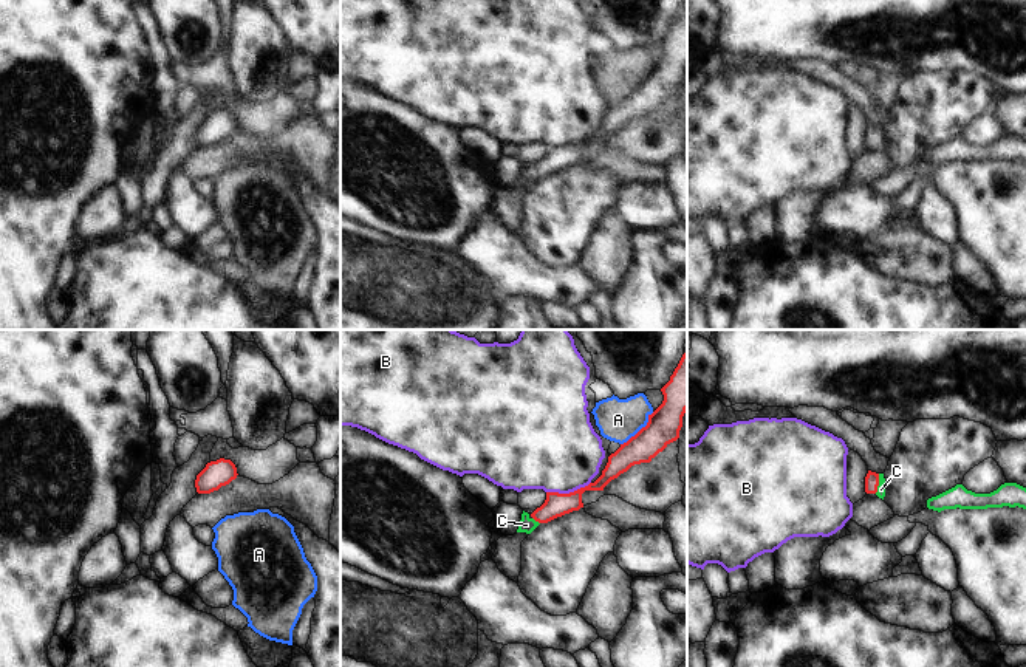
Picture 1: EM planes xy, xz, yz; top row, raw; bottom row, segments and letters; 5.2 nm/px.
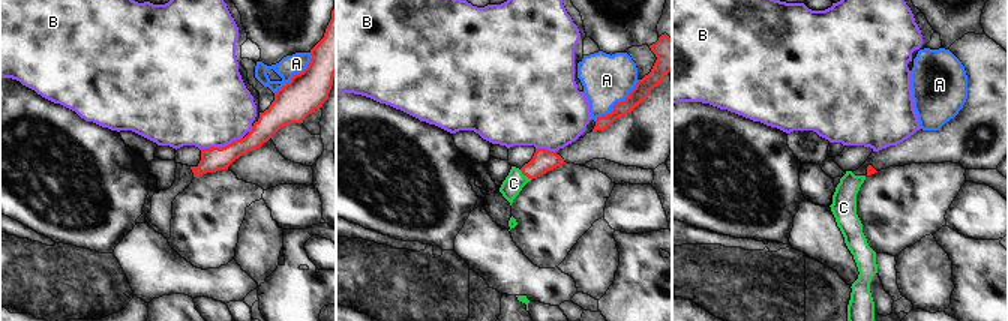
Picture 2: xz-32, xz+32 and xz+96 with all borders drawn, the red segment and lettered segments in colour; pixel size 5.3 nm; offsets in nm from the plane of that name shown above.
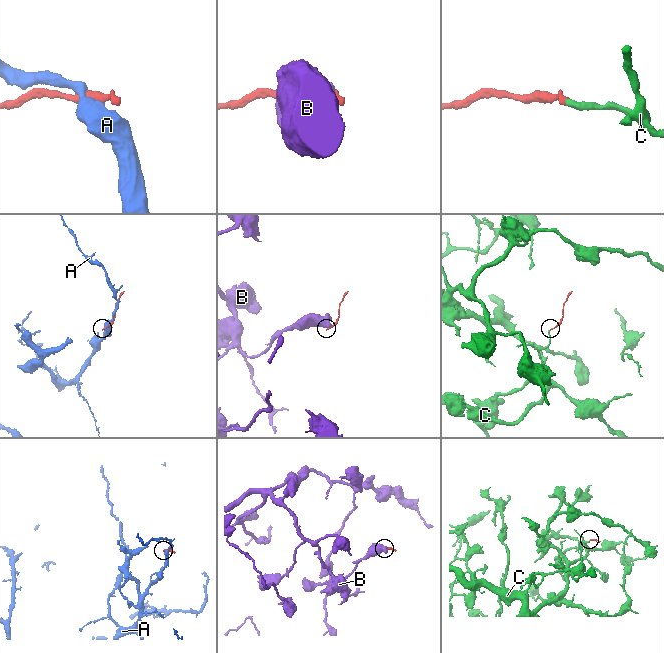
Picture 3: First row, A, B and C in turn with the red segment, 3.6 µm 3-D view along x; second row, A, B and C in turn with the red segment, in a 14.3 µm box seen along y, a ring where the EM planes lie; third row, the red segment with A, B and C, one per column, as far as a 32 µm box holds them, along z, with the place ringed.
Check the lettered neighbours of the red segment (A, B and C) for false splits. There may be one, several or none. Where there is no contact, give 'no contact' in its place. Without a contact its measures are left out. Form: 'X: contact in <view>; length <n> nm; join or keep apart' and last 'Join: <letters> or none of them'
A: contact in xz; length 240 nm; keep apart
B: contact in xz; length 240 nm; keep apart
C: contact in yz; length 110 nm; join
Join: C

